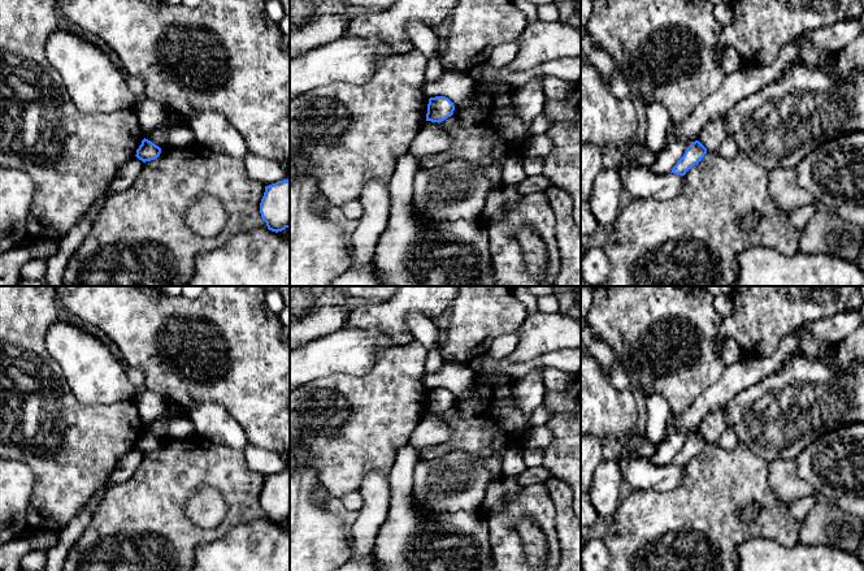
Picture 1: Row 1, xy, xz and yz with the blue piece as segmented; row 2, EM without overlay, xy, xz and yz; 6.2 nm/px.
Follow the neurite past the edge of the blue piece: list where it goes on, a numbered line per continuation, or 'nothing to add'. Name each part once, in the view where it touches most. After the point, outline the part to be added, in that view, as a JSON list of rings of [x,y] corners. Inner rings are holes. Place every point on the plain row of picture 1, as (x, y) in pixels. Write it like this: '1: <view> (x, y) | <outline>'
nothing to add

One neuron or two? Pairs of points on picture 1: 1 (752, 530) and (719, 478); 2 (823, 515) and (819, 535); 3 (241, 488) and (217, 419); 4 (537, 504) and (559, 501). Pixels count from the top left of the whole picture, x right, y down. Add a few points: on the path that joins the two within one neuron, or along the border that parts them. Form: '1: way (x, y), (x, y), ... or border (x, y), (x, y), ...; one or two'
1: way (737, 524), (719, 506), (719, 493); one
2: way (823, 520), (823, 526), (819, 530); one
3: border (198, 433), (243, 451); two
4: border (543, 484), (555, 509), (556, 532); two

